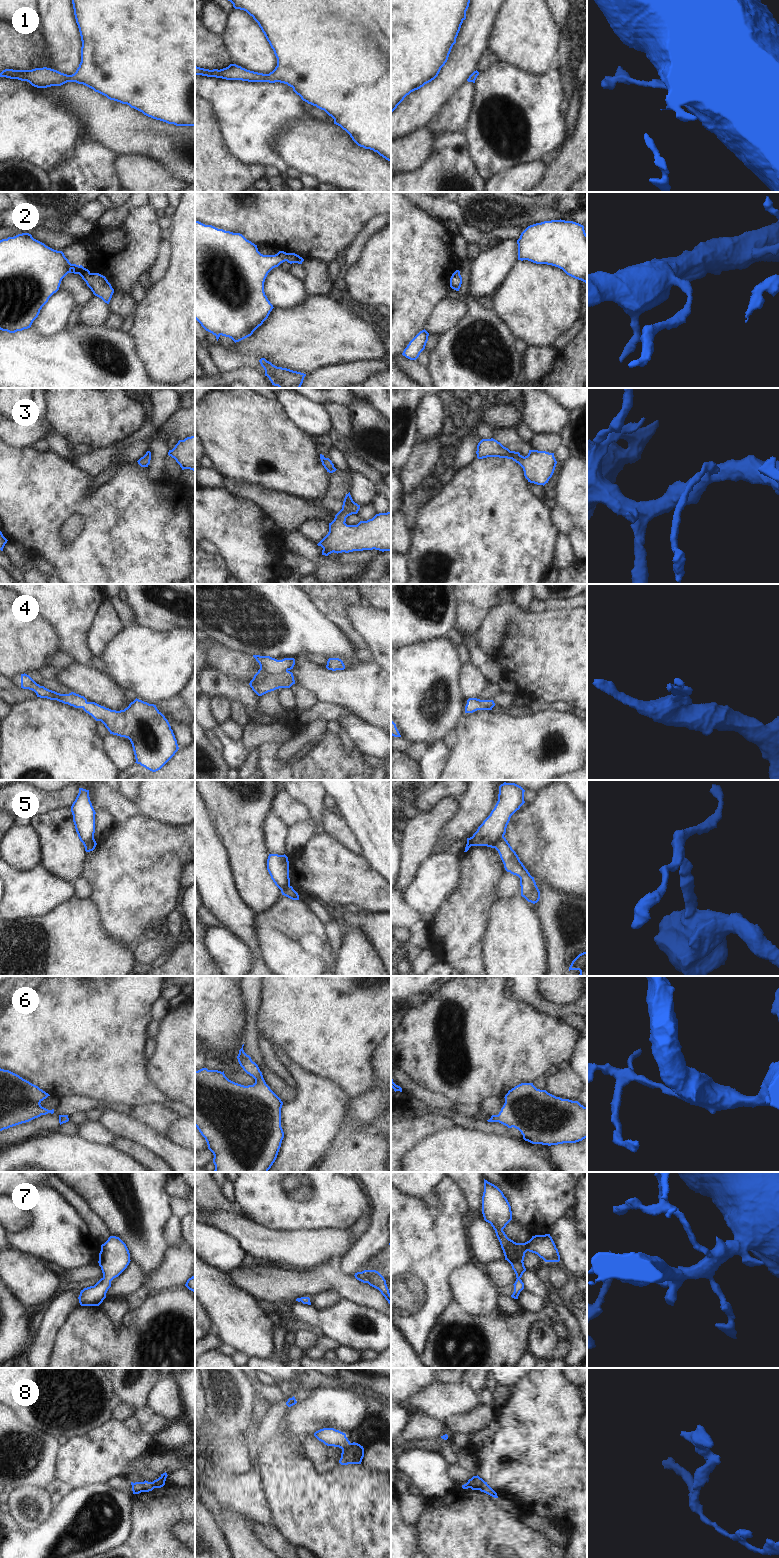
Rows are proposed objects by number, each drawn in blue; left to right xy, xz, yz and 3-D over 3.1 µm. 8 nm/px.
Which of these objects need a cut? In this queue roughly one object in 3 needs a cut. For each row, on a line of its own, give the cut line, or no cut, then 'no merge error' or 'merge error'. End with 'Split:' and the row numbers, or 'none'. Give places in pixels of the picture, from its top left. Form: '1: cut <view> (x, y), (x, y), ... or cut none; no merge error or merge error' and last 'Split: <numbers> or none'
1: cut none; no merge error
2: cut none; no merge error
3: cut none; no merge error
4: cut none; no merge error
5: cut yz (503, 836), (496, 842), (494, 847); merge error
6: cut none; no merge error
7: cut none; no merge error
8: cut xz (351, 1443), (342, 1450); merge error
Split: 5, 8

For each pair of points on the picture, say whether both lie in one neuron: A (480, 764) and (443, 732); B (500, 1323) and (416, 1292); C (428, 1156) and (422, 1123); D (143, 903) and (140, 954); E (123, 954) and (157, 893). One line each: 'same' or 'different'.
A: different
B: different
C: different
D: different
E: different

